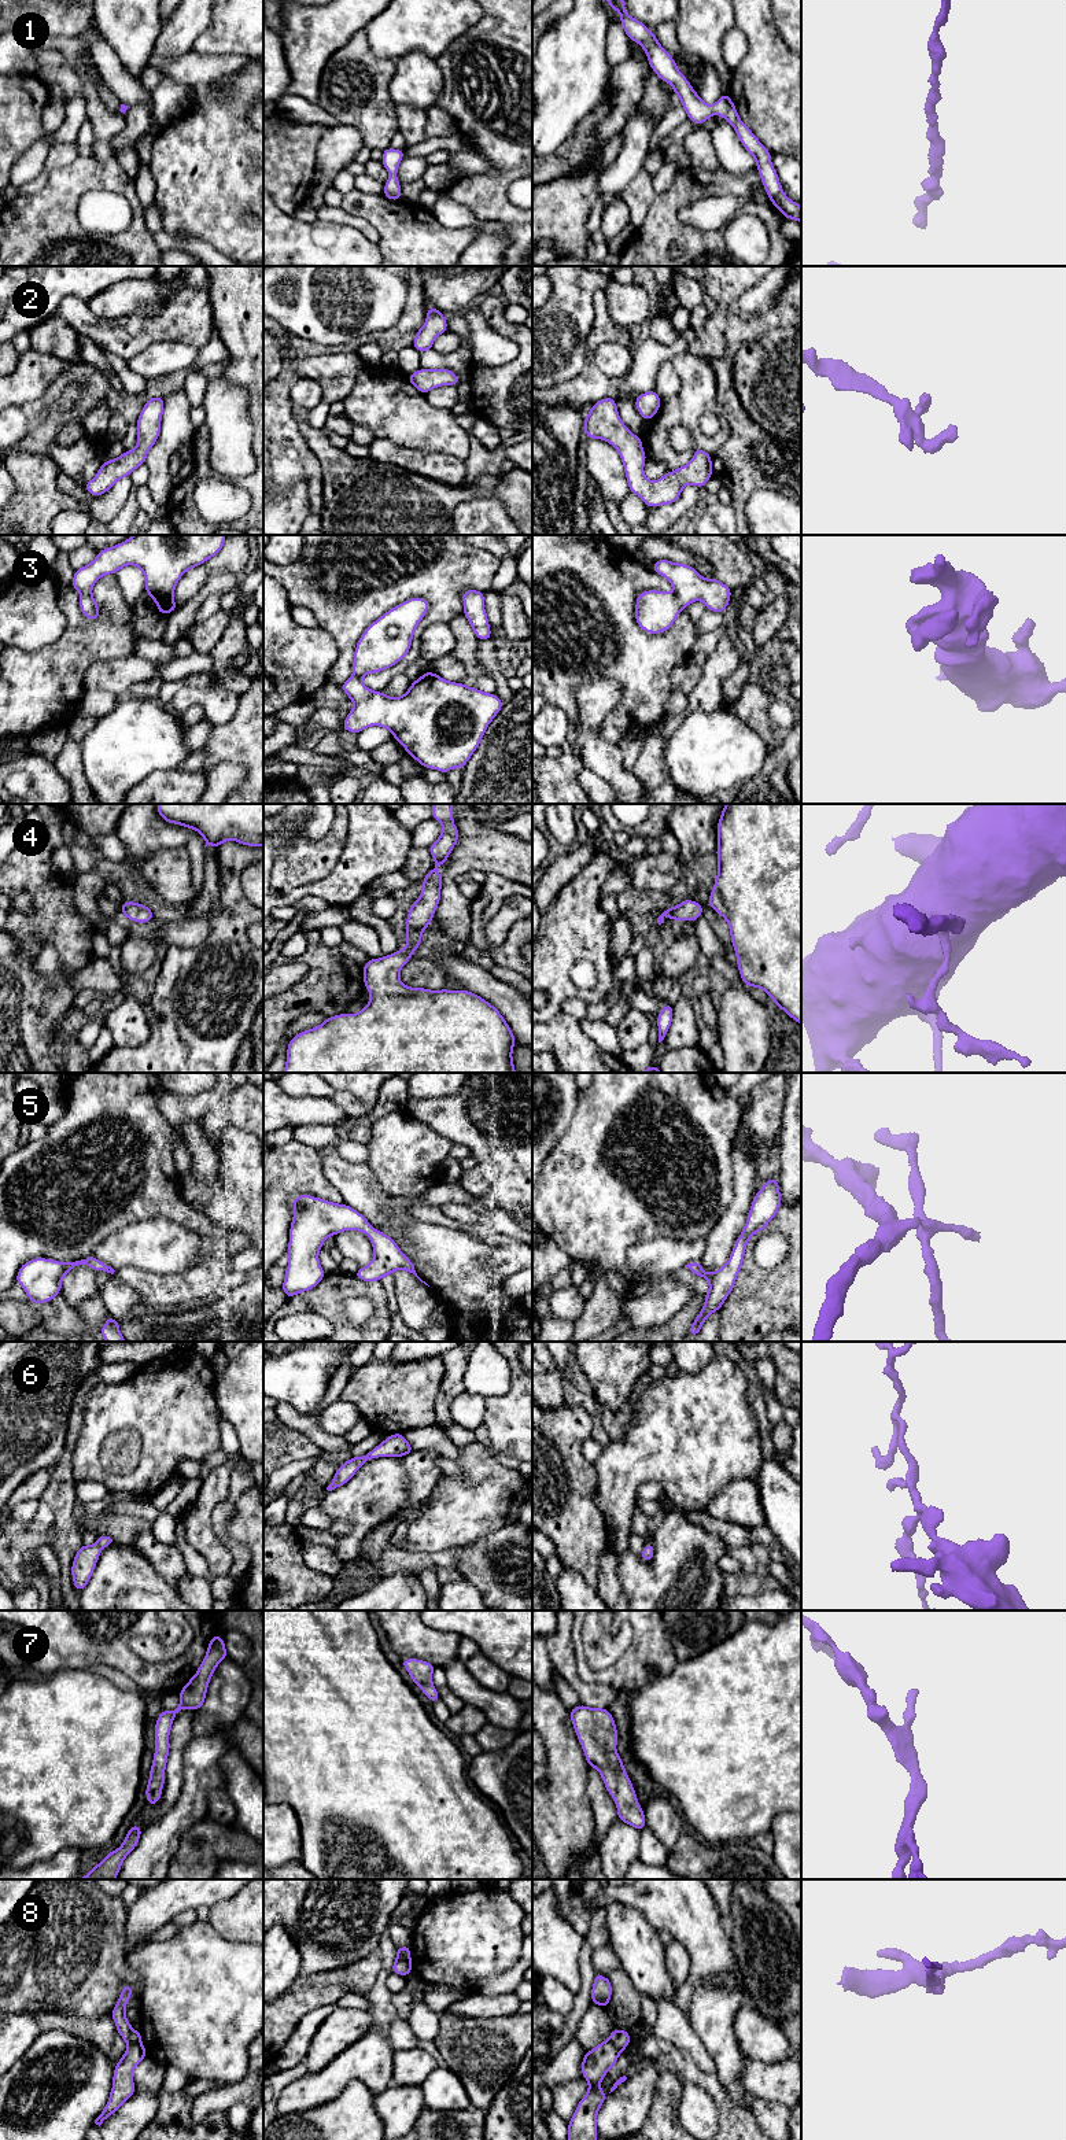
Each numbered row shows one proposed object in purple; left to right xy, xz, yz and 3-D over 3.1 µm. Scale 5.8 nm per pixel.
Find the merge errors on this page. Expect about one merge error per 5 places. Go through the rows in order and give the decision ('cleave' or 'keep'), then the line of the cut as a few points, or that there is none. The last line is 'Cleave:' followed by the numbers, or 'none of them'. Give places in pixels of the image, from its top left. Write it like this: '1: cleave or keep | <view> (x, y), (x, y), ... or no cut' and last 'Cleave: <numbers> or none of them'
1: keep | no cut
2: keep | no cut
3: keep | no cut
4: keep | no cut
5: keep | no cut
6: keep | no cut
7: keep | no cut
8: cleave | xy (140, 2041), (128, 2046)
Cleave: 8

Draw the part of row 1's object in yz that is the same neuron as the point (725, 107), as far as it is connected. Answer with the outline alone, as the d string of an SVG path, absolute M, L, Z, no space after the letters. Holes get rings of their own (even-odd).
M608 0L608 3L612 10L620 14L620 23L630 41L635 41L643 48L650 69L661 81L672 85L674 93L680 99L687 118L697 125L704 125L713 114L723 117L734 128L744 148L756 159L756 169L771 203L785 218L801 224L800 203L790 200L783 192L771 163L771 152L741 121L730 96L723 93L713 106L704 103L687 78L678 70L672 56L661 47L656 34L645 23L627 14L624 0Z

